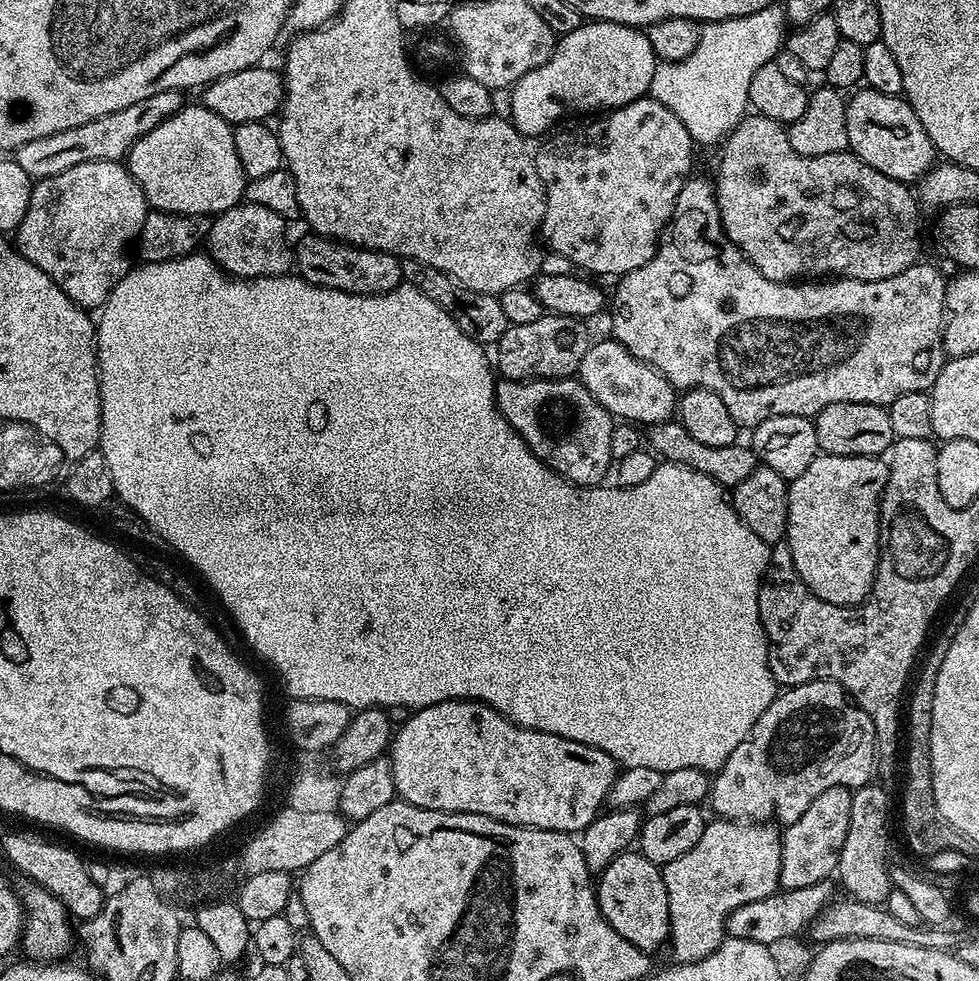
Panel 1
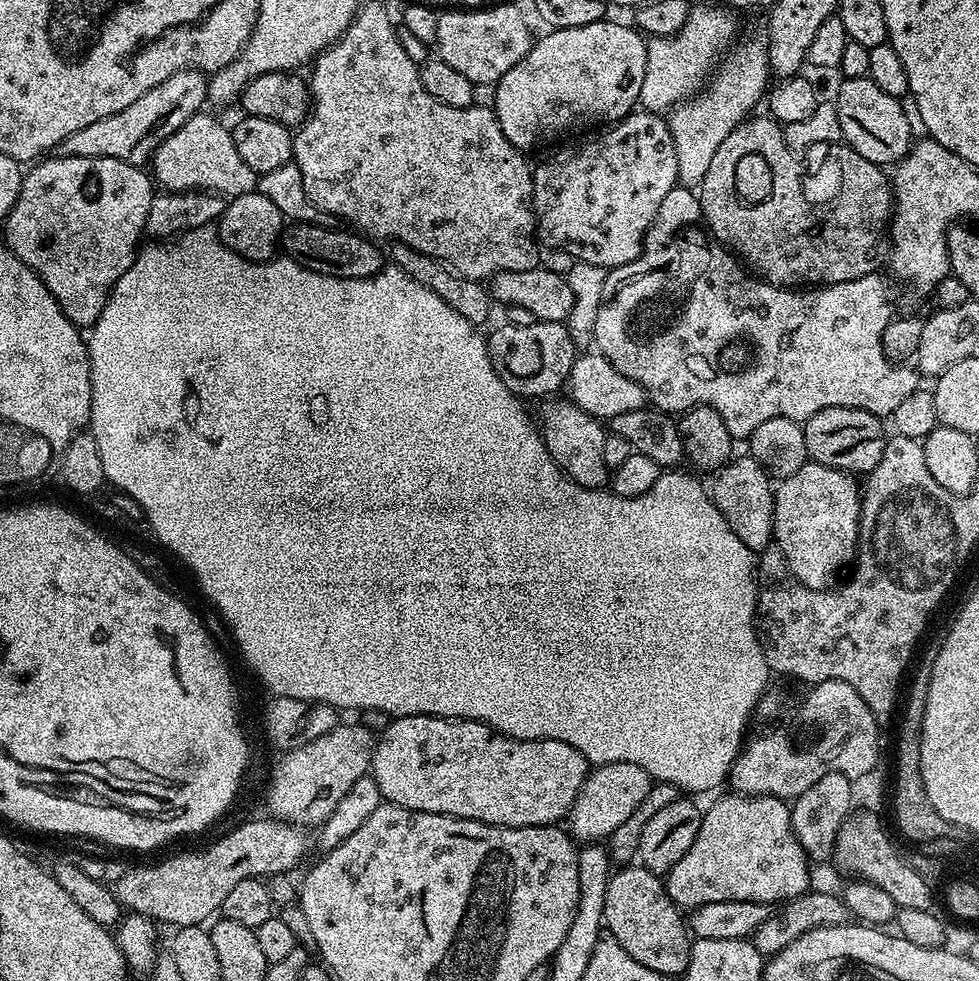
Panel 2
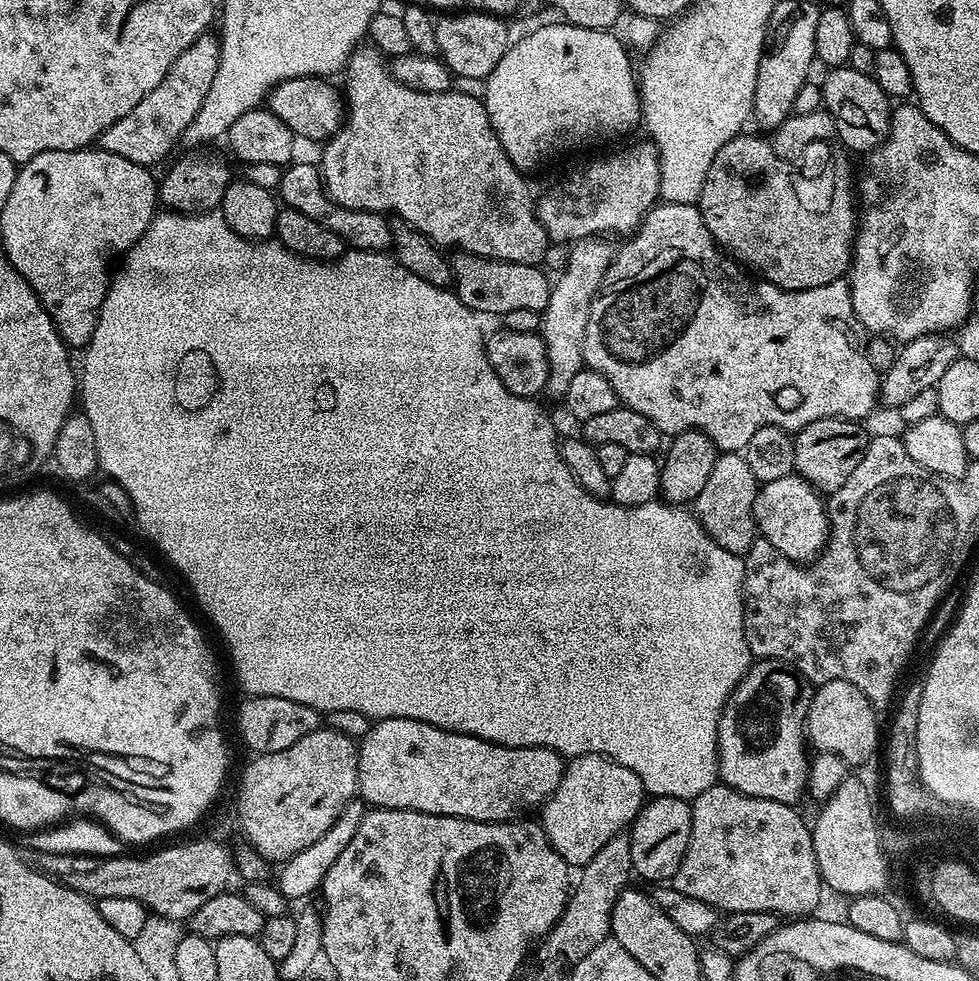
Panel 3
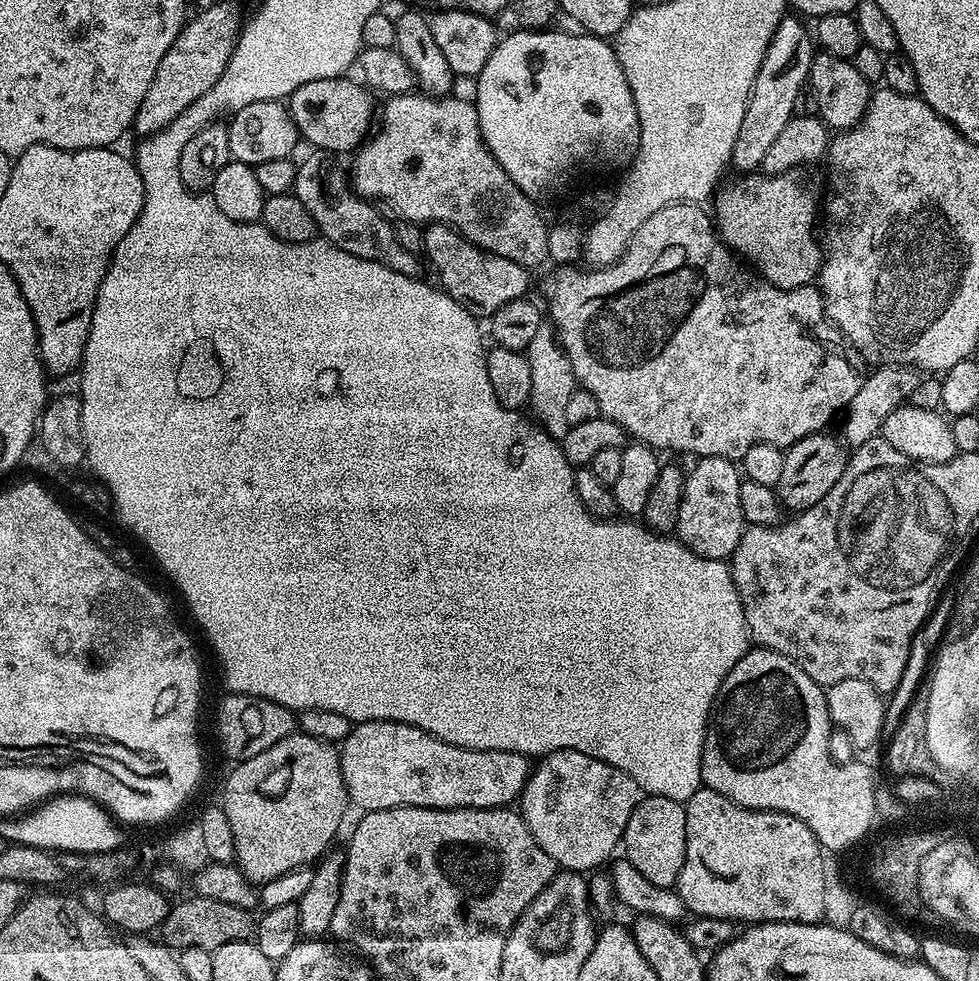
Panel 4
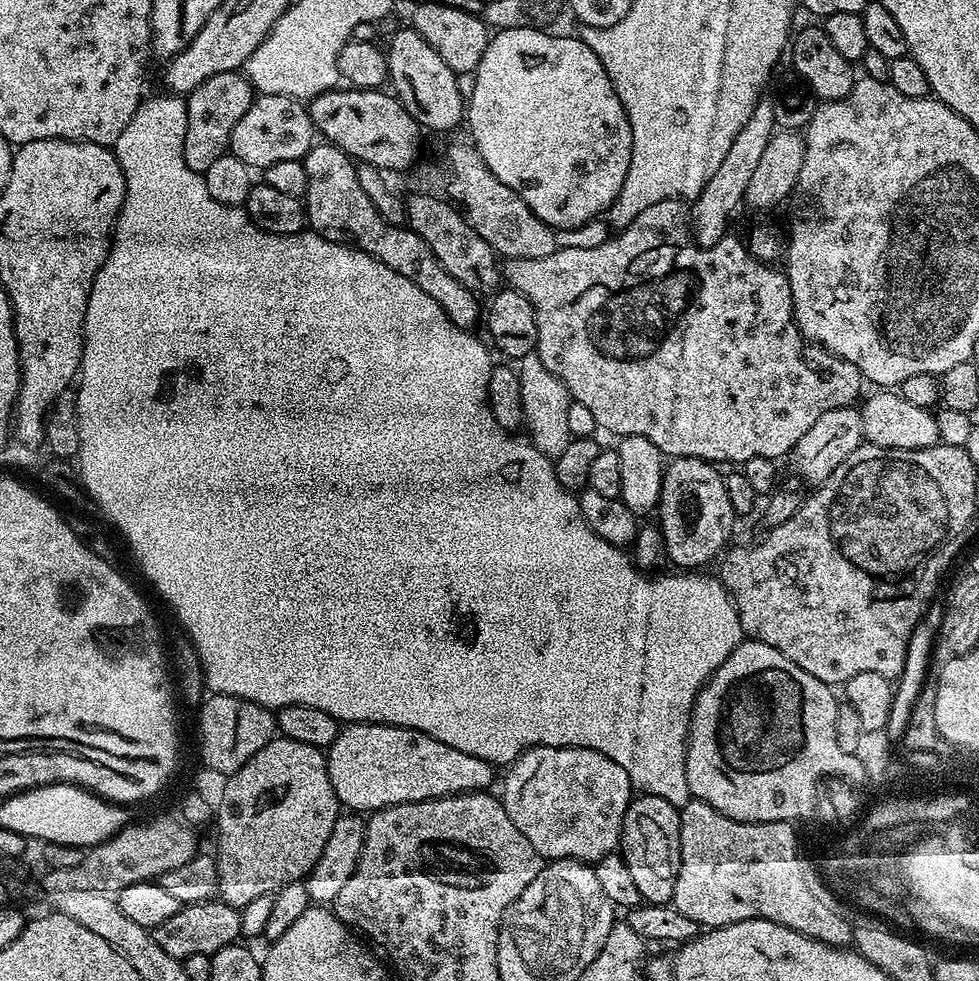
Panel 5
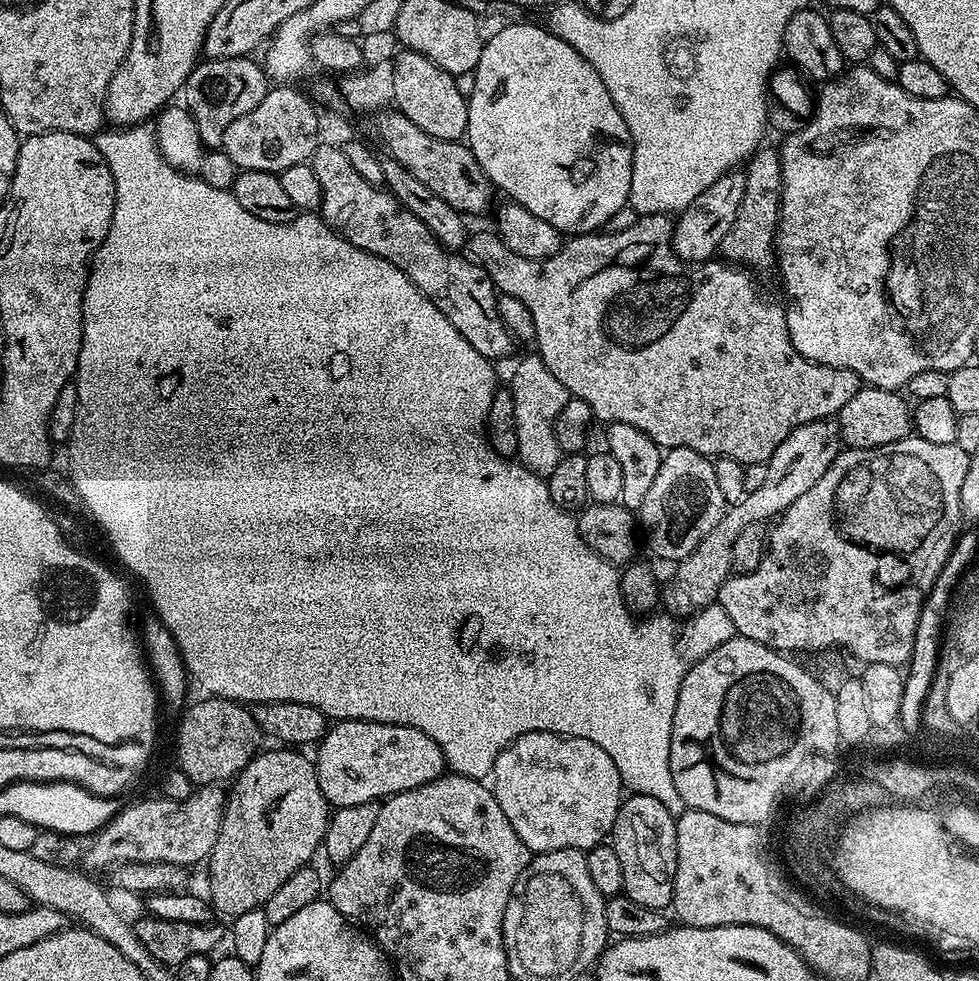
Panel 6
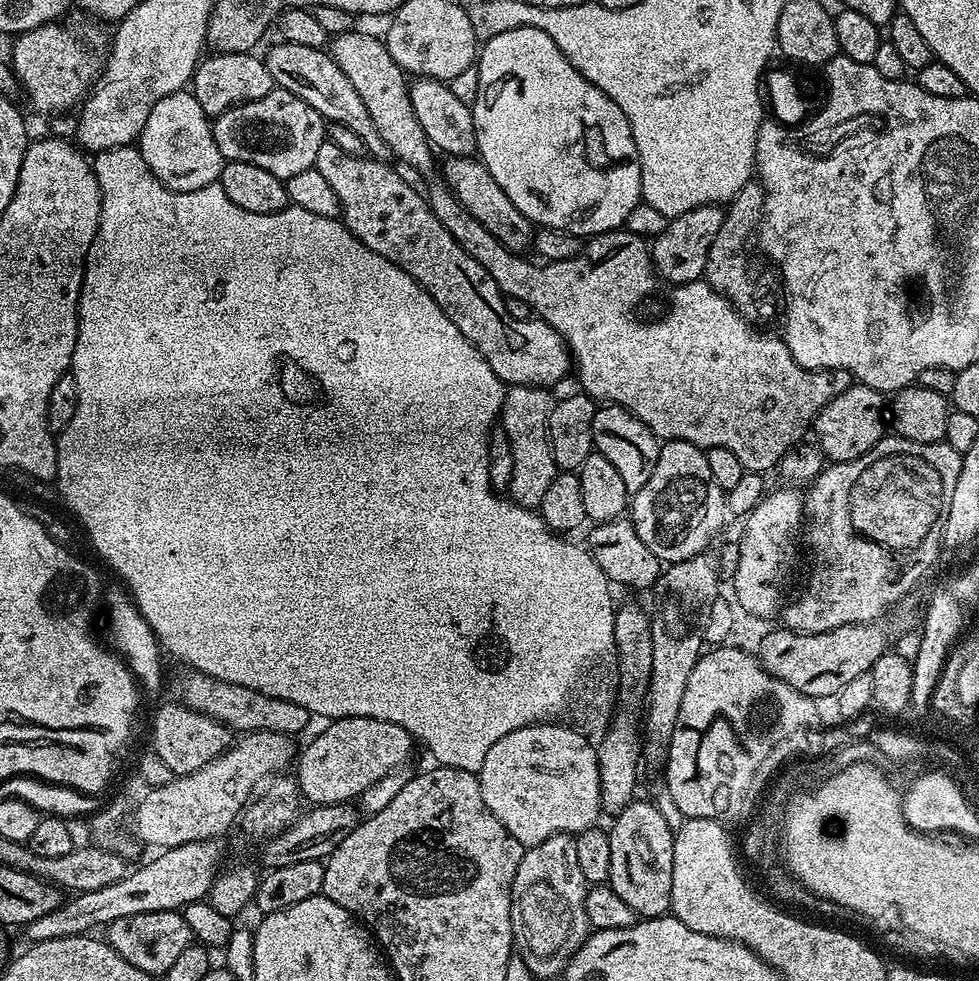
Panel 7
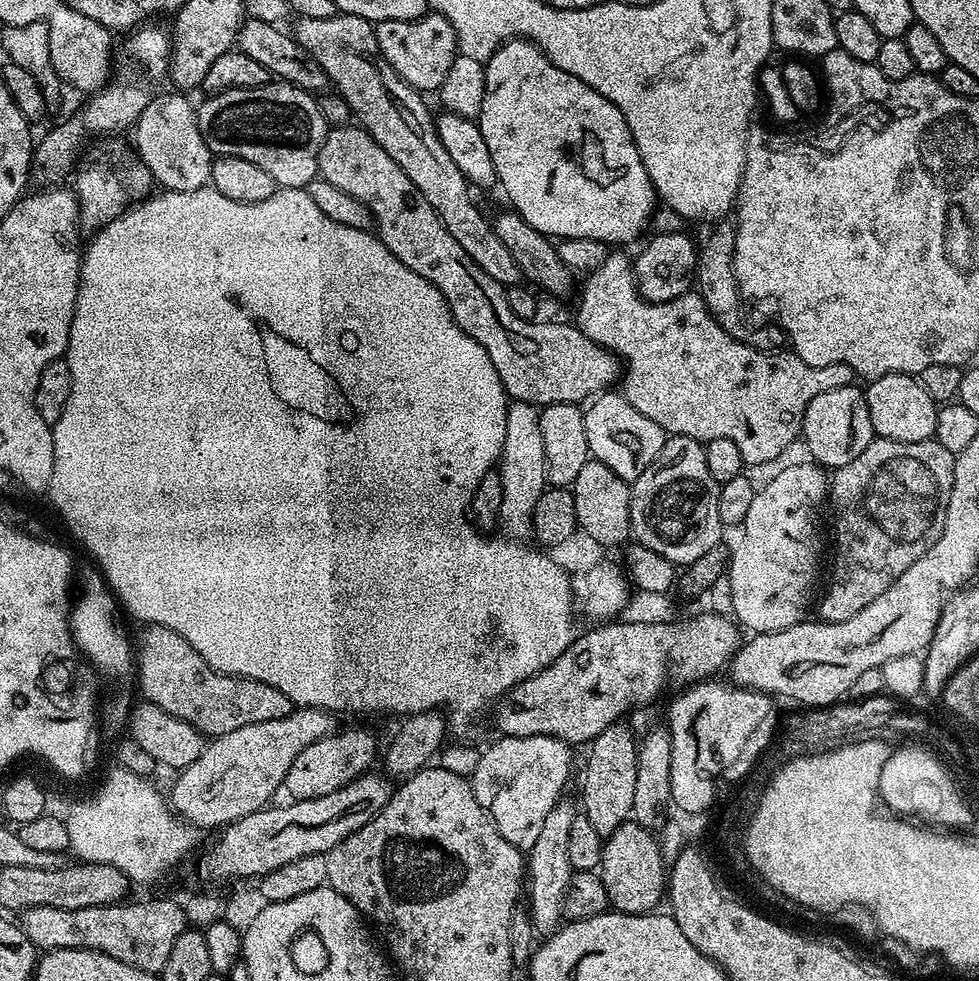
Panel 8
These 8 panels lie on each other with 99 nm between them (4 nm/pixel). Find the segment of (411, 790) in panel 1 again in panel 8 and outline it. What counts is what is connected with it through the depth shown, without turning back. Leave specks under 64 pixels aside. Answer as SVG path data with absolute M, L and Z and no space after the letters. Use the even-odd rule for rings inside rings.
M343 728L306 746L306 750L302 750L302 754L290 762L282 788L285 793L289 792L292 800L309 800L322 798L322 794L334 794L334 790L358 779L373 767L372 759L378 756L375 734L364 728Z

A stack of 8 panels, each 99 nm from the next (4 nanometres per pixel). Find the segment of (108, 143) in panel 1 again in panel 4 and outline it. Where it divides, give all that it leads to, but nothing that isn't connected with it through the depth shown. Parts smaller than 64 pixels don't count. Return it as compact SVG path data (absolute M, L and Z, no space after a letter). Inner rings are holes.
M212 4L185 23L170 50L162 54L158 74L154 74L154 82L150 82L150 90L146 90L146 98L138 106L134 125L137 137L152 136L170 126L170 122L190 106L190 102L198 102L198 98L202 98L202 94L222 78L222 70L226 70L226 62L230 62L241 27L242 15L232 4Z

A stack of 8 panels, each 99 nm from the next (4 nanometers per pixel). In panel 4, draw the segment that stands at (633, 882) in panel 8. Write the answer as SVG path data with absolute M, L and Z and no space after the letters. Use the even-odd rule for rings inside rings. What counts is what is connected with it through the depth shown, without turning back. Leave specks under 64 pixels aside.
M645 795L626 822L623 855L654 886L672 888L680 877L686 858L686 814L684 804L670 796Z

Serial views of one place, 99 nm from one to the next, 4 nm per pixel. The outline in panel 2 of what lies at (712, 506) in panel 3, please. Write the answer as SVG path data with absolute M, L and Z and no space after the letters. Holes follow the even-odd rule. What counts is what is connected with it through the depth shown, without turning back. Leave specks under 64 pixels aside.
M750 454L737 455L715 473L716 481L710 484L712 501L718 506L722 518L746 542L752 553L759 554L773 543L774 484L768 471Z

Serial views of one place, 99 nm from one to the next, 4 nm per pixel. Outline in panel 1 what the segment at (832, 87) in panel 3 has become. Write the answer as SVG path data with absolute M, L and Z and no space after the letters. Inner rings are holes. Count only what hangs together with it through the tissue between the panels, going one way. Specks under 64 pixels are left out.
M867 86L847 97L846 134L848 148L862 158L862 162L874 166L874 170L886 174L886 178L894 178L907 185L923 178L938 156L926 130L922 130L922 122L918 122L918 114L914 114L907 100L878 94Z

